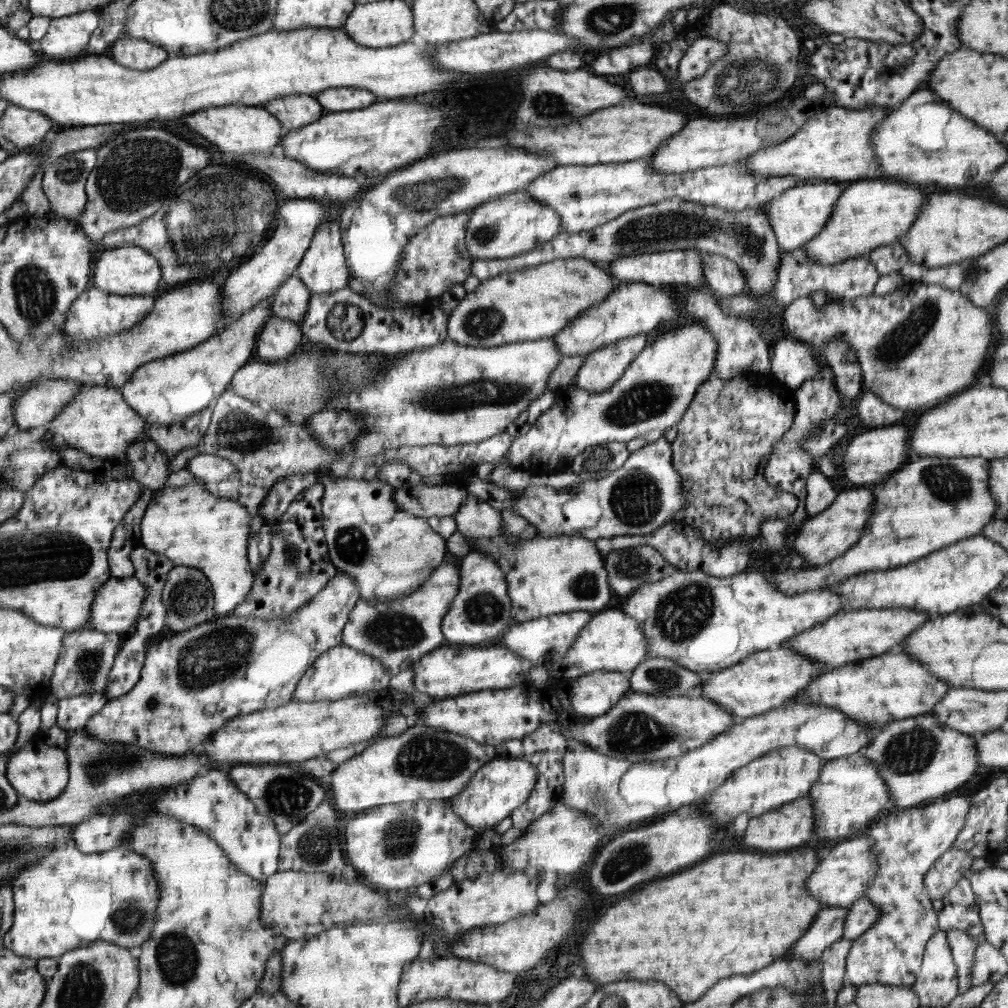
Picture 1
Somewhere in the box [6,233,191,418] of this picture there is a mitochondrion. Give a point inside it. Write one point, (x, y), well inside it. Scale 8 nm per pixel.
(35, 294)

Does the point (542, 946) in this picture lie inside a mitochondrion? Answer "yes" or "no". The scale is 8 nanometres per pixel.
no

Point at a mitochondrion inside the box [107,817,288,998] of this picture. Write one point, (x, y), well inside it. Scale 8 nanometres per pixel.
(177, 958)

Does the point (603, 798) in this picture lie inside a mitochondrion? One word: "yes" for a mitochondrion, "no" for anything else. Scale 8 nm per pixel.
yes

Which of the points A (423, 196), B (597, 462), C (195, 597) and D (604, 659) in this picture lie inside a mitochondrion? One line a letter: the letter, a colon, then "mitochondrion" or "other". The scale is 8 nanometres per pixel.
A: mitochondrion
B: mitochondrion
C: mitochondrion
D: other

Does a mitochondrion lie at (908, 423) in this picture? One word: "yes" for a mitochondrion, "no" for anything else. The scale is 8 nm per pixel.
no

